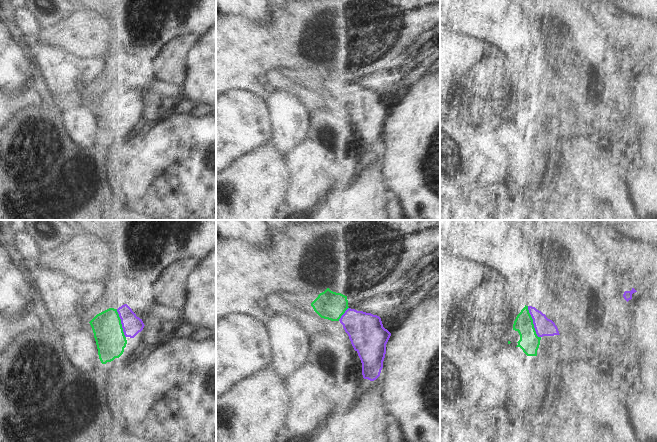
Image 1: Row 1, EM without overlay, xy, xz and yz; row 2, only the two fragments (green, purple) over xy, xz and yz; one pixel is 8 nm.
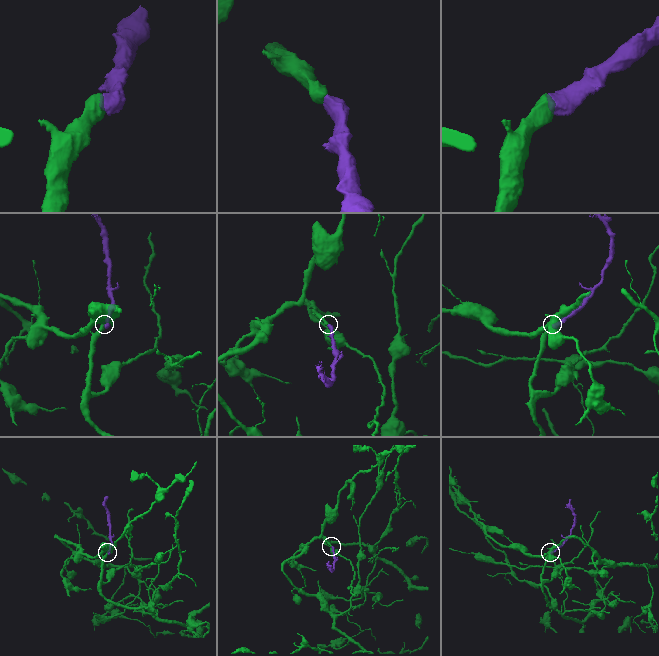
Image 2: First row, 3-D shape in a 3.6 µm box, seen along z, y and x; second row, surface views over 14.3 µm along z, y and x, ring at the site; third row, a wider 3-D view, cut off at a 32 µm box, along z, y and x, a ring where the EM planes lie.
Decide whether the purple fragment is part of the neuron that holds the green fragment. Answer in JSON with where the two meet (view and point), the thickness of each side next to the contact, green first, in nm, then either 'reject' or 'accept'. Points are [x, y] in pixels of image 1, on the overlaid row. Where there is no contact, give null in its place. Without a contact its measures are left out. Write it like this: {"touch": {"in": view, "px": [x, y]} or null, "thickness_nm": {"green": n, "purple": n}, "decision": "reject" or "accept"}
{"touch": {"in": "yz", "px": [532, 322]}, "thickness_nm": {"green": 170, "purple": 150}, "decision": "accept"}

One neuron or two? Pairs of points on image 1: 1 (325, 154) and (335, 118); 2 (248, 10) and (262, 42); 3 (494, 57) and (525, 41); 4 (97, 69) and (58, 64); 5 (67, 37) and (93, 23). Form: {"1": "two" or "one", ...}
{"1": "one", "2": "two", "3": "two", "4": "one", "5": "one"}

